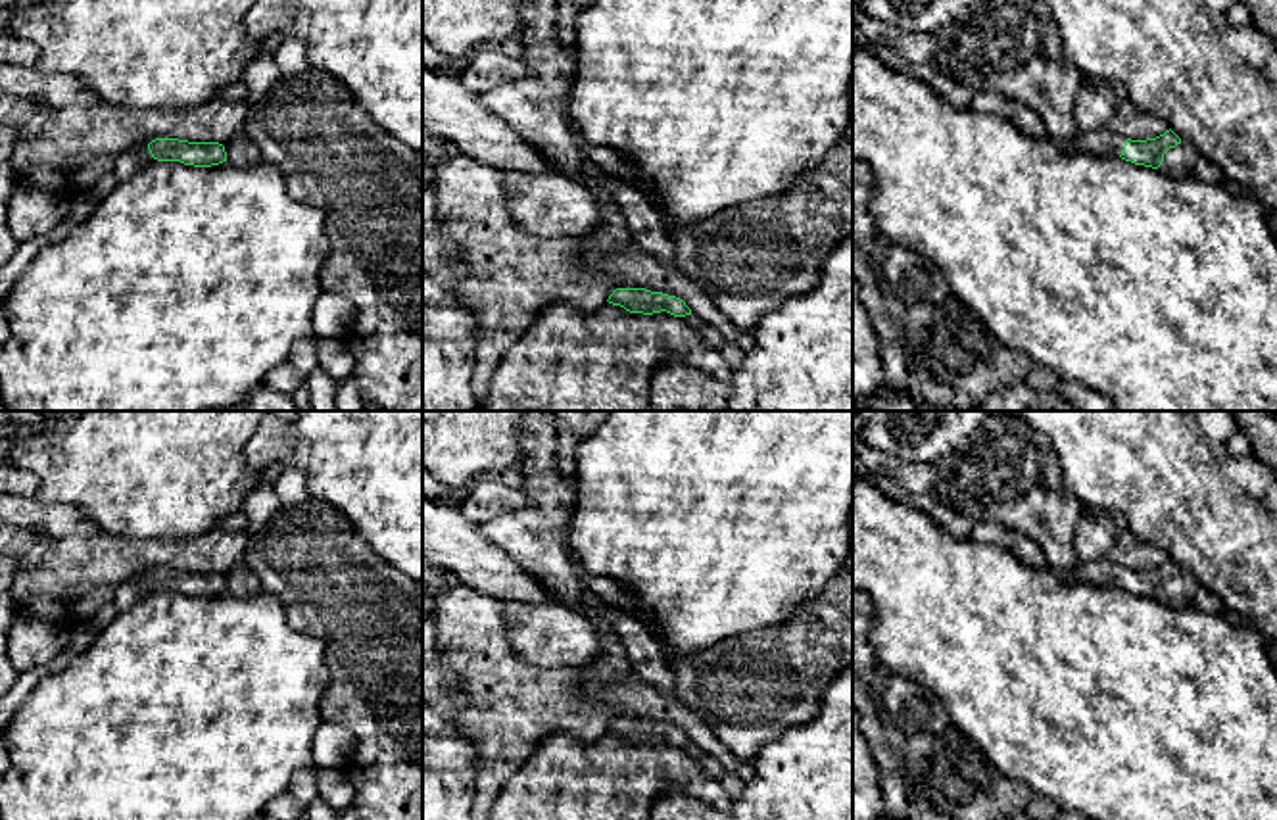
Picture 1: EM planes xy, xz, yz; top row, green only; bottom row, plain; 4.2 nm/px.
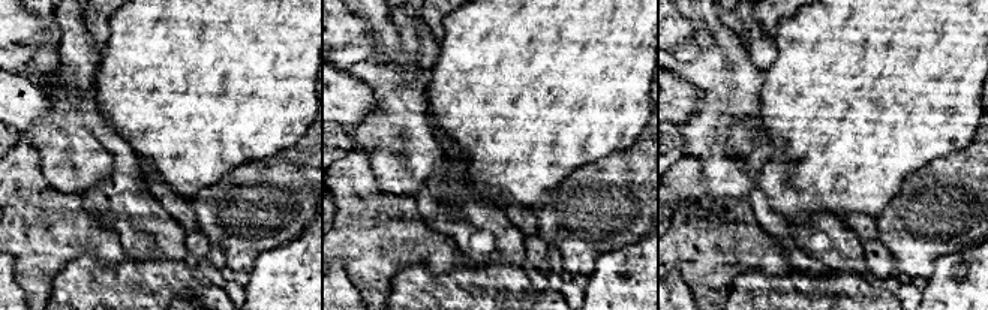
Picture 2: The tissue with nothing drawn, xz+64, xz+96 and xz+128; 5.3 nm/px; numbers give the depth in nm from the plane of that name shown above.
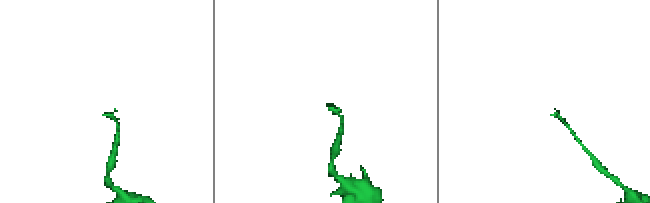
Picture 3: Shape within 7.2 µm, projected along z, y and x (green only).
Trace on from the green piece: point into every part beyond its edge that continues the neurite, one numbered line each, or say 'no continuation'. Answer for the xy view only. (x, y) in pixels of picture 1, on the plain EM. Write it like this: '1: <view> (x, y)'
1: xy (129, 592)

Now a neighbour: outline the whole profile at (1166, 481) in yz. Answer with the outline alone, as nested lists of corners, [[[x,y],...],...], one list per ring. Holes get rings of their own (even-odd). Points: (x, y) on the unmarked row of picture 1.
[[[989,411],[1008,415],[1024,421],[1027,426],[1045,434],[1056,455],[1058,472],[1064,478],[1066,494],[1079,499],[1085,509],[1102,509],[1106,513],[1121,513],[1127,528],[1144,543],[1164,549],[1169,559],[1196,578],[1198,586],[1217,595],[1225,607],[1239,613],[1248,626],[1254,626],[1267,639],[1271,649],[1271,664],[1277,672],[1277,517],[1252,499],[1246,492],[1237,488],[1221,470],[1219,449],[1212,447],[1198,432],[1194,432],[1177,411]]]

